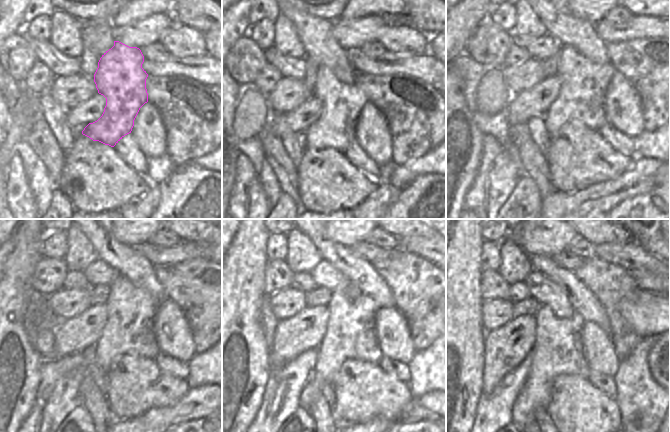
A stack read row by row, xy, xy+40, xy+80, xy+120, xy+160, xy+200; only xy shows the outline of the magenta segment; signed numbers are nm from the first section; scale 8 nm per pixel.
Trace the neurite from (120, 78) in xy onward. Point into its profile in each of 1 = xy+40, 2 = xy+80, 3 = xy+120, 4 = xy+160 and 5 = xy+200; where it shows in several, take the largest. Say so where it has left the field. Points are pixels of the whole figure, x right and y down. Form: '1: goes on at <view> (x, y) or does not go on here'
1: goes on at xy+40 (343, 102)
2: goes on at xy+80 (565, 108)
3: goes on at xy+120 (117, 338)
4: goes on at xy+160 (338, 344)
5: goes on at xy+200 (558, 350)

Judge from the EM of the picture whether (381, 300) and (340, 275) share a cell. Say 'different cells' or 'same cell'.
different cells

